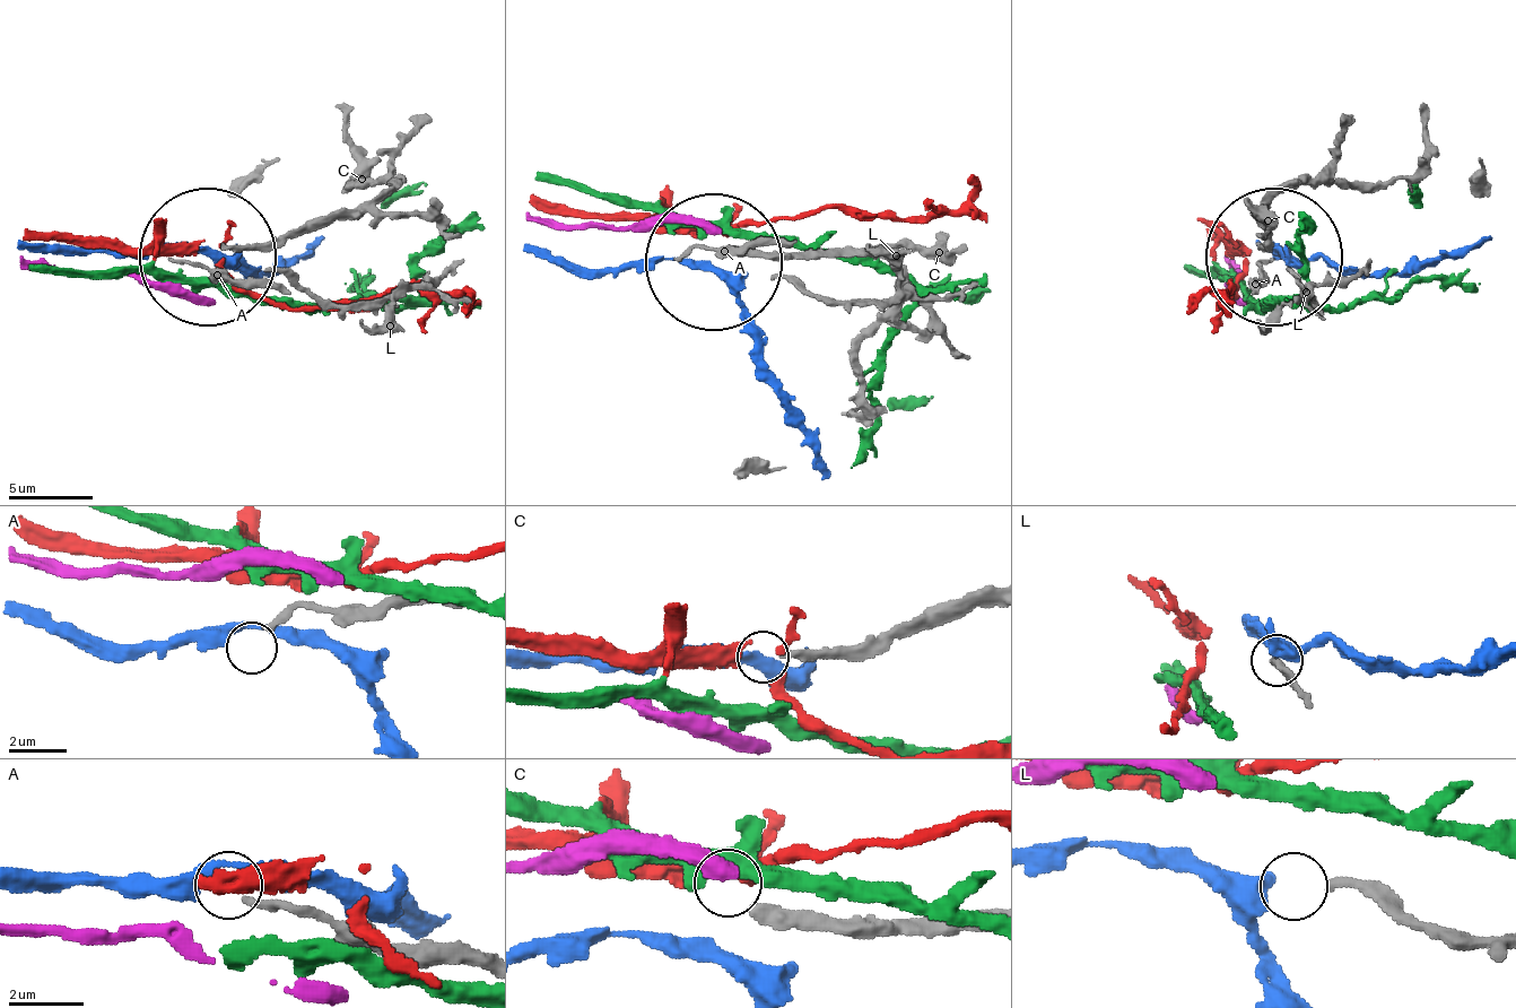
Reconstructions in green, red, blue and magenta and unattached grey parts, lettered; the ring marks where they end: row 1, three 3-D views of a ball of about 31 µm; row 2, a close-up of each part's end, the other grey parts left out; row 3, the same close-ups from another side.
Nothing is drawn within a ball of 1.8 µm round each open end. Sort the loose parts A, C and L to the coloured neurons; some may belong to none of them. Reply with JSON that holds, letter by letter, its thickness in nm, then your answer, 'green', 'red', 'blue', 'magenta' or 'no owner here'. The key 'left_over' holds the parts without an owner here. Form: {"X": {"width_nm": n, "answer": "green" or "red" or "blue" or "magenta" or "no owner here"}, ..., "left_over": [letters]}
{"A": {"width_nm": 240, "answer": "no owner here"}, "C": {"width_nm": 320, "answer": "red"}, "L": {"width_nm": 220, "answer": "blue"}, "left_over": ["A"]}

